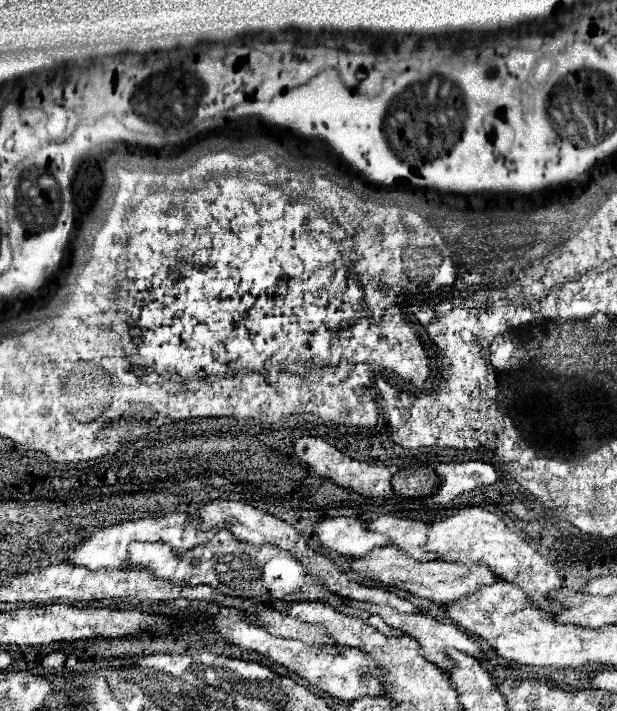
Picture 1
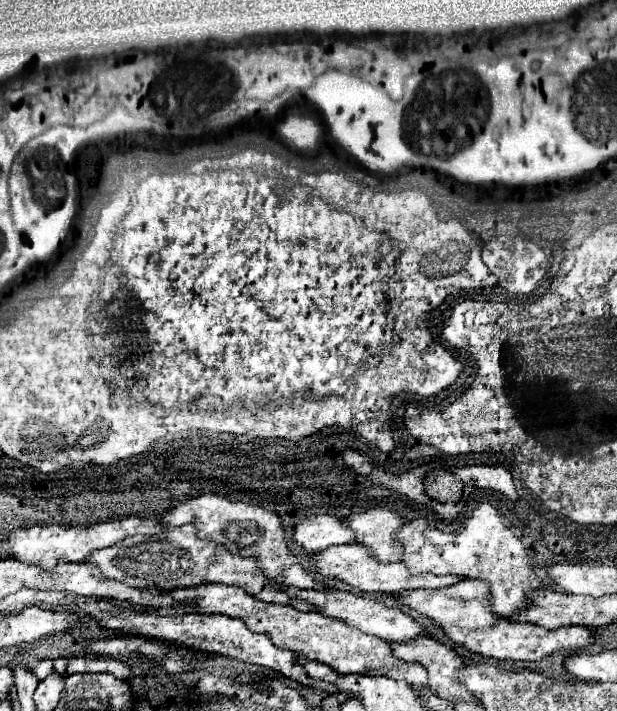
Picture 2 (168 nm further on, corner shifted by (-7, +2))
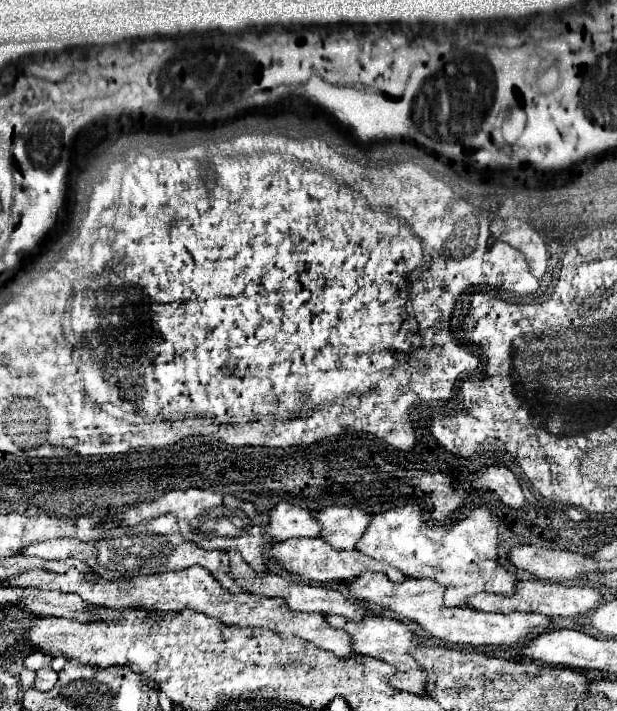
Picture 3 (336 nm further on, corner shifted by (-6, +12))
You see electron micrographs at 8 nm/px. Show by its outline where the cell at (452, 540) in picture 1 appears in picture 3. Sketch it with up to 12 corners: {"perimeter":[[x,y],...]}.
{"perimeter":[[418,504],[375,514],[357,544],[411,578],[447,586],[445,604],[511,596],[499,530],[477,506],[441,542]]}

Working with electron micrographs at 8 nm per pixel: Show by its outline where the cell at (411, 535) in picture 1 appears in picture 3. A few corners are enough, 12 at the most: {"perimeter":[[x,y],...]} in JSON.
{"perimeter":[[323,508],[321,536],[337,550],[355,550],[369,512]]}

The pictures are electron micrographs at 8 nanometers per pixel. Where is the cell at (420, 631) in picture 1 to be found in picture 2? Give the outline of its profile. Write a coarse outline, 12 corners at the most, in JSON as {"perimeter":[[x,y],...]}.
{"perimeter":[[286,588],[288,596],[320,608],[386,642],[424,634],[398,608],[340,590]]}

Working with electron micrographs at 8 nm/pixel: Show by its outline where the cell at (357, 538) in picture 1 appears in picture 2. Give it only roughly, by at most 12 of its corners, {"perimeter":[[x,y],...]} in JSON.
{"perimeter":[[336,516],[298,520],[292,540],[306,552],[354,538]]}

